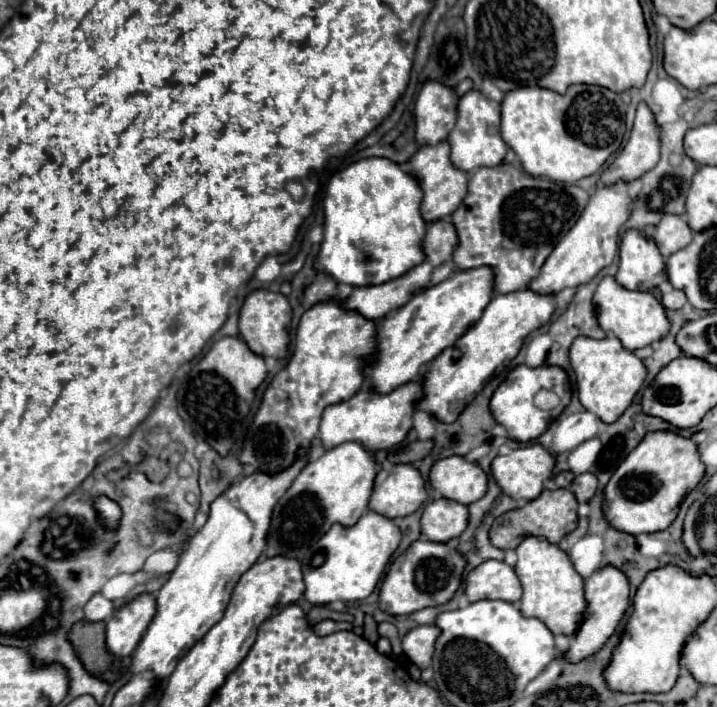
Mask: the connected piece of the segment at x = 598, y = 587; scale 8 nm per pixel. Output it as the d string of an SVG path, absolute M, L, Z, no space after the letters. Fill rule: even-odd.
M606 566L596 570L584 584L584 598L586 598L586 610L584 616L580 620L580 626L574 634L574 640L570 640L568 650L562 654L562 658L566 662L580 662L592 654L596 654L596 650L600 650L604 646L604 642L614 634L620 618L624 616L626 608L628 608L628 578L614 566Z

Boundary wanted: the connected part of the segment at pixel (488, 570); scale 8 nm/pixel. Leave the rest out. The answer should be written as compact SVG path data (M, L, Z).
M486 560L468 572L464 594L470 602L488 598L516 604L522 598L522 586L512 566L500 560Z

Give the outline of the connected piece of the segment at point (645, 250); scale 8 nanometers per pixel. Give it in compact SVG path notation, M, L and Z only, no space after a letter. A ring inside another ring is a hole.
M626 230L614 278L628 290L650 290L666 282L666 264L656 242L638 230Z

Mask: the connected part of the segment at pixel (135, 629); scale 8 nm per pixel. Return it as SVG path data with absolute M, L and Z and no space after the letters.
M142 594L130 604L116 610L116 614L106 622L106 646L110 654L130 656L144 634L144 626L156 614L156 600L152 594Z

